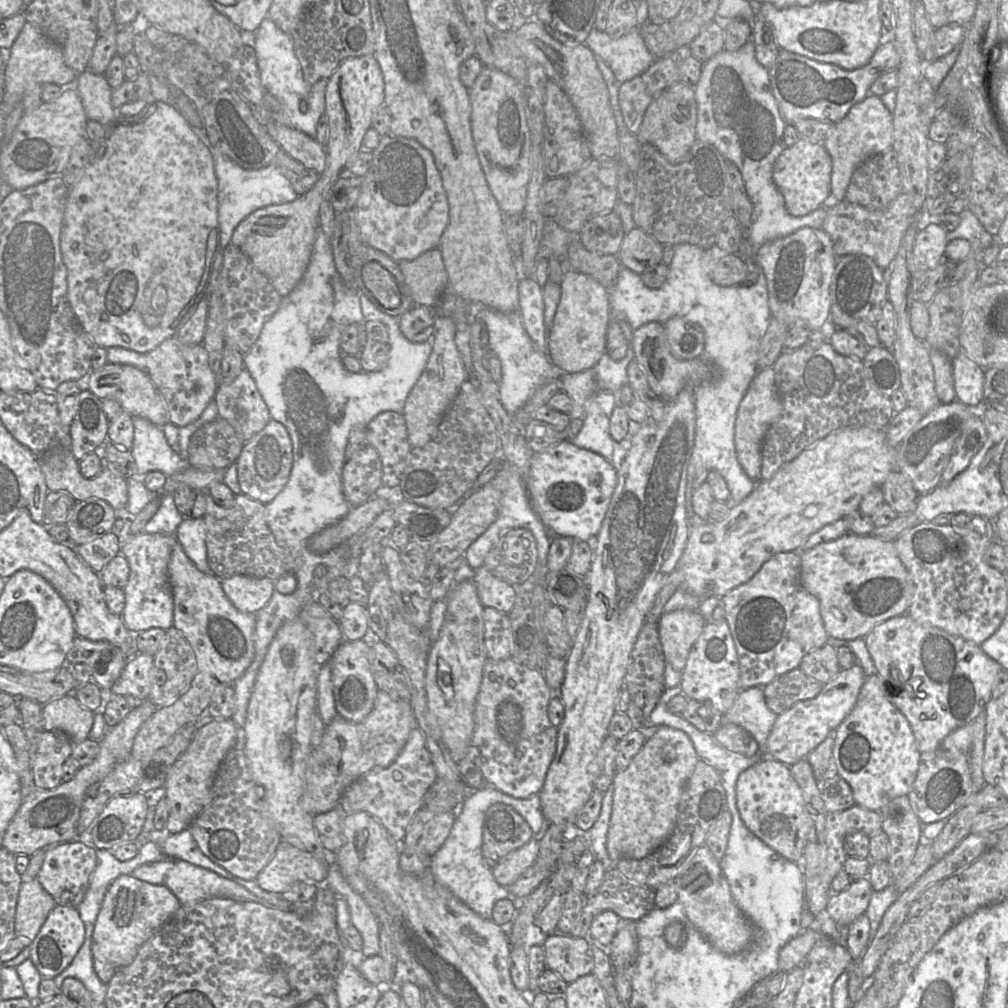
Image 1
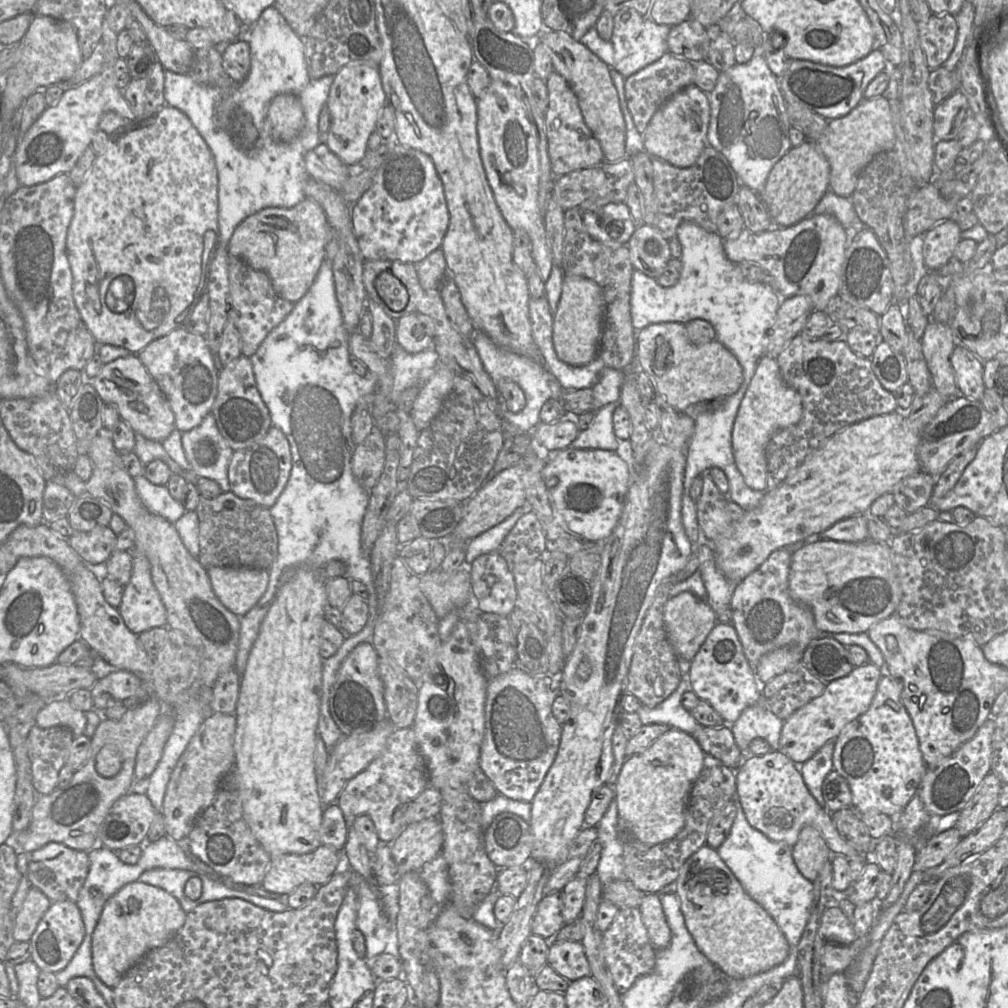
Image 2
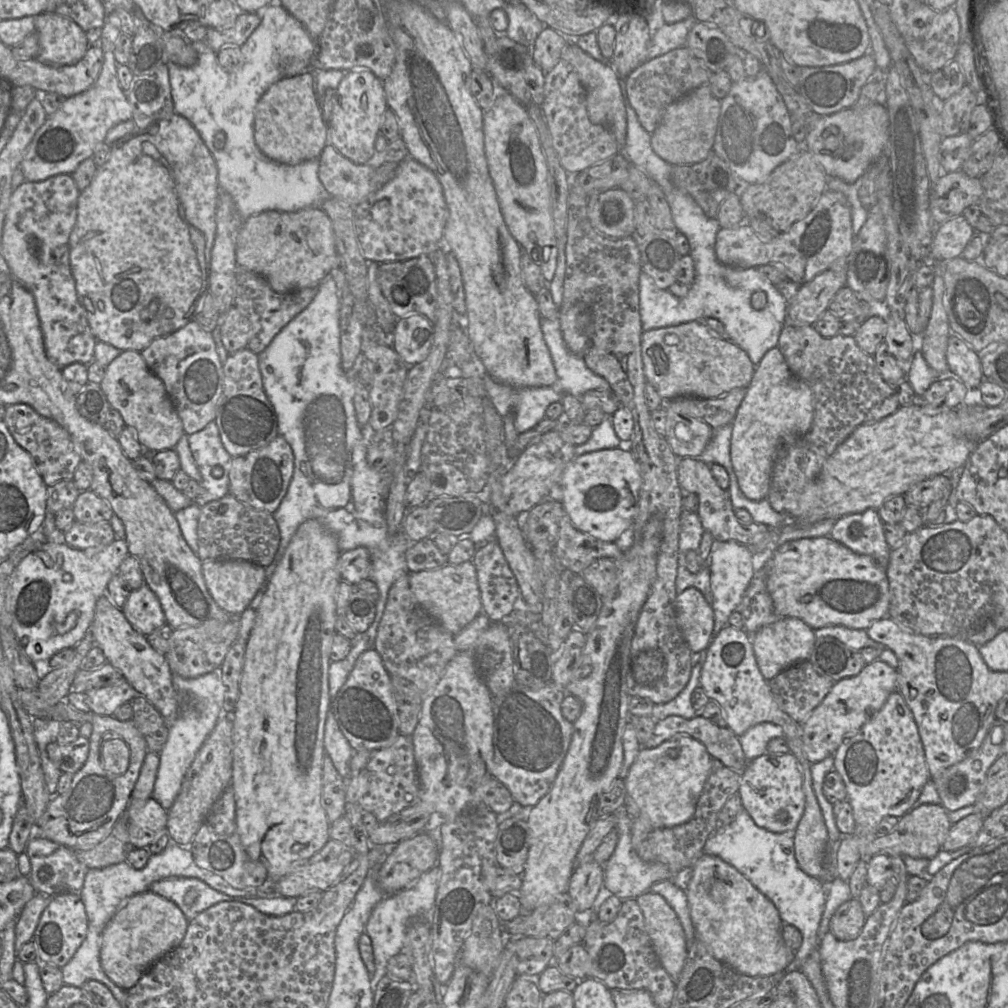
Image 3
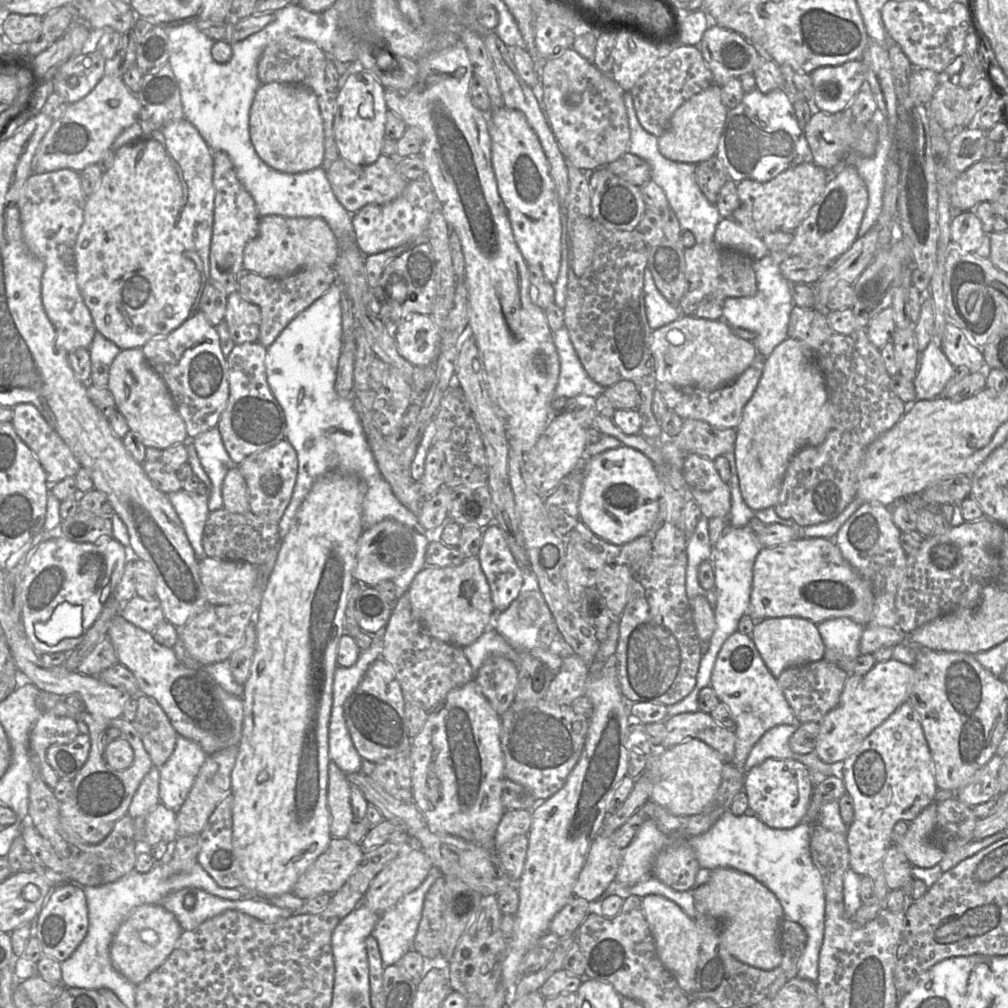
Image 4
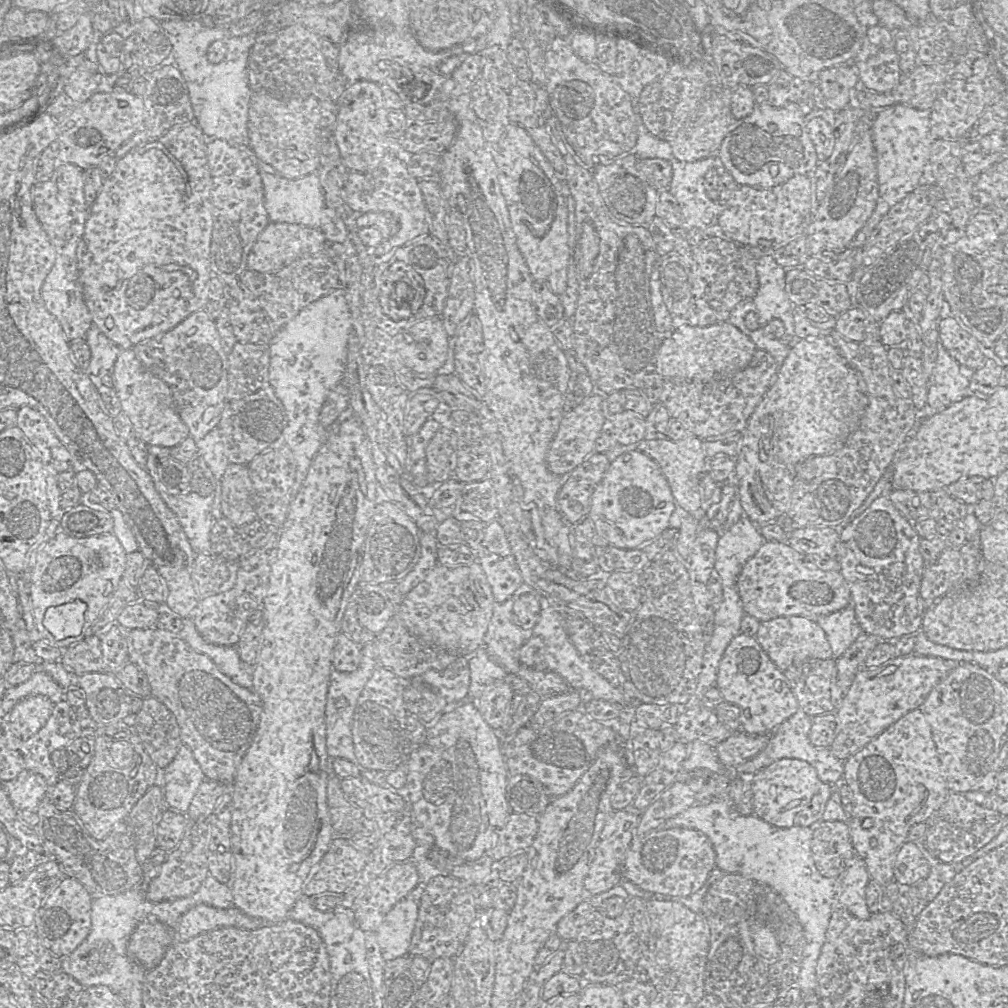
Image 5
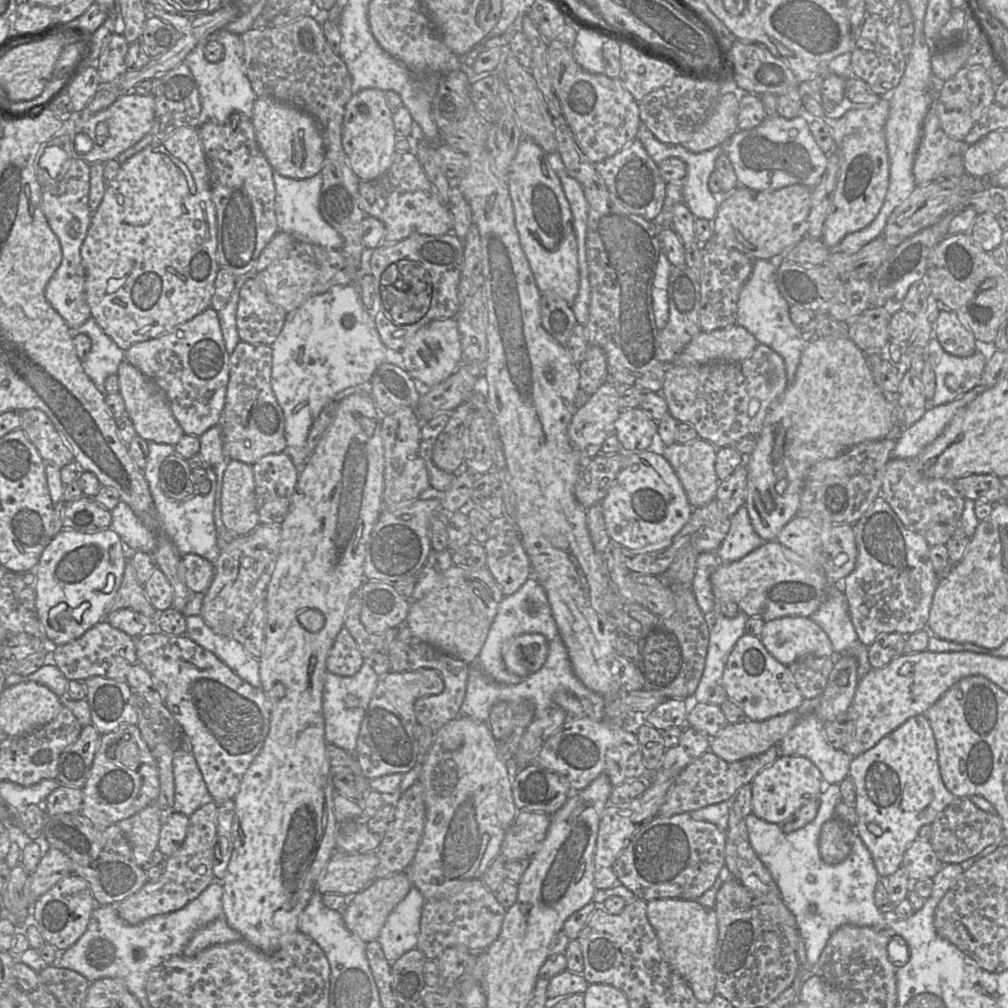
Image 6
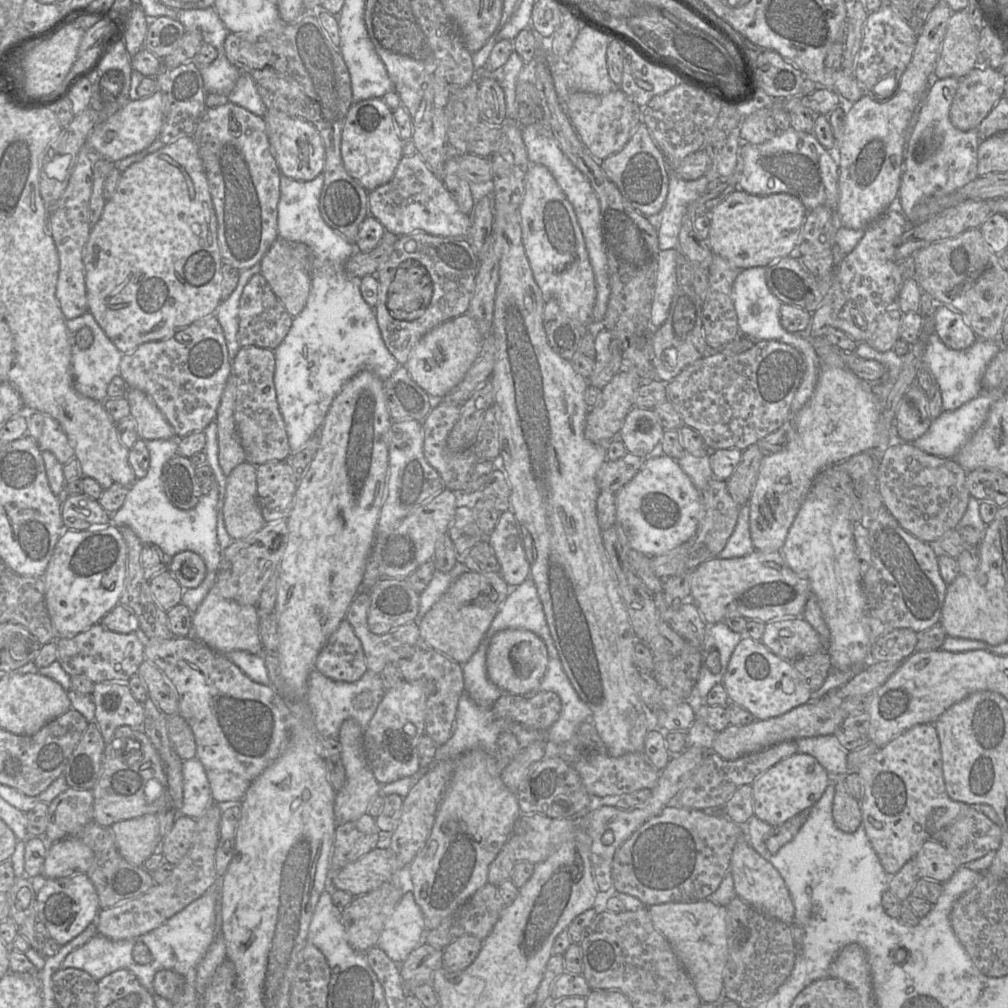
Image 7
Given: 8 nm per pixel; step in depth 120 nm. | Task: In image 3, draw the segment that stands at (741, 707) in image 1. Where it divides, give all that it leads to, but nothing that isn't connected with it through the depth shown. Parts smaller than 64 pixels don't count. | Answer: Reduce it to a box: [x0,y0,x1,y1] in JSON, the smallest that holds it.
[739,722,783,762]

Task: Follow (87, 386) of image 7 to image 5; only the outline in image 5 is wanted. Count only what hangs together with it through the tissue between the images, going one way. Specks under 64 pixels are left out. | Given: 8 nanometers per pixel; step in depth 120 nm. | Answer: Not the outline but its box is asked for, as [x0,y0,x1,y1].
[85,324,122,378]

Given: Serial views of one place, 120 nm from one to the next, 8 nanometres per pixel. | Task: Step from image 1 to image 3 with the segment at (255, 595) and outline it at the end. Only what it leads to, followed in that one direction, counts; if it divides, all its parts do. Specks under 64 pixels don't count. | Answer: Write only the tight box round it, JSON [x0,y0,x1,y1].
[202,560,265,616]

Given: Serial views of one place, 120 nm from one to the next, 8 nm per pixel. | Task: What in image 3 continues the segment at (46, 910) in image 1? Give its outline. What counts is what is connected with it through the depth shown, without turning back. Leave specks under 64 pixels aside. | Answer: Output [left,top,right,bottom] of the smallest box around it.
[15,893,51,954]

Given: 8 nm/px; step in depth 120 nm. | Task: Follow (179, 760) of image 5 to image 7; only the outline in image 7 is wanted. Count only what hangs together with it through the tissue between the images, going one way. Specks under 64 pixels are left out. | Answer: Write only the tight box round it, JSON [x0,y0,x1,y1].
[179,757,214,818]

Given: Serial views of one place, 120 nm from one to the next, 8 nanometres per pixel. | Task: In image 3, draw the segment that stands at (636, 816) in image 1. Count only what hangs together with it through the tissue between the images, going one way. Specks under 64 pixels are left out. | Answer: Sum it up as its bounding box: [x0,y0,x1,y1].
[624,735,712,828]

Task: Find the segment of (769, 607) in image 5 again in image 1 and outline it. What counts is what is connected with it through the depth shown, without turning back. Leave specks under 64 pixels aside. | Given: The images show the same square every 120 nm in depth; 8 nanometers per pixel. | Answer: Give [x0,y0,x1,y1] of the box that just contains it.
[800,532,913,640]

